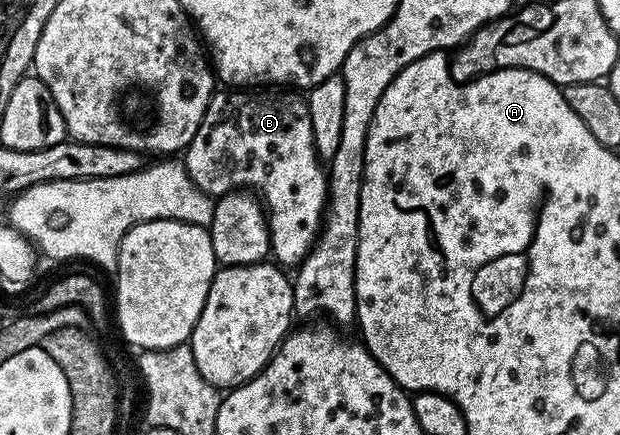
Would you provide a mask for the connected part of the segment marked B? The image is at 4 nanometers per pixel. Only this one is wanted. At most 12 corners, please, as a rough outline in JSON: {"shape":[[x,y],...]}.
{"shape":[[215,90],[184,166],[211,197],[256,189],[297,268],[328,171],[297,90]]}

